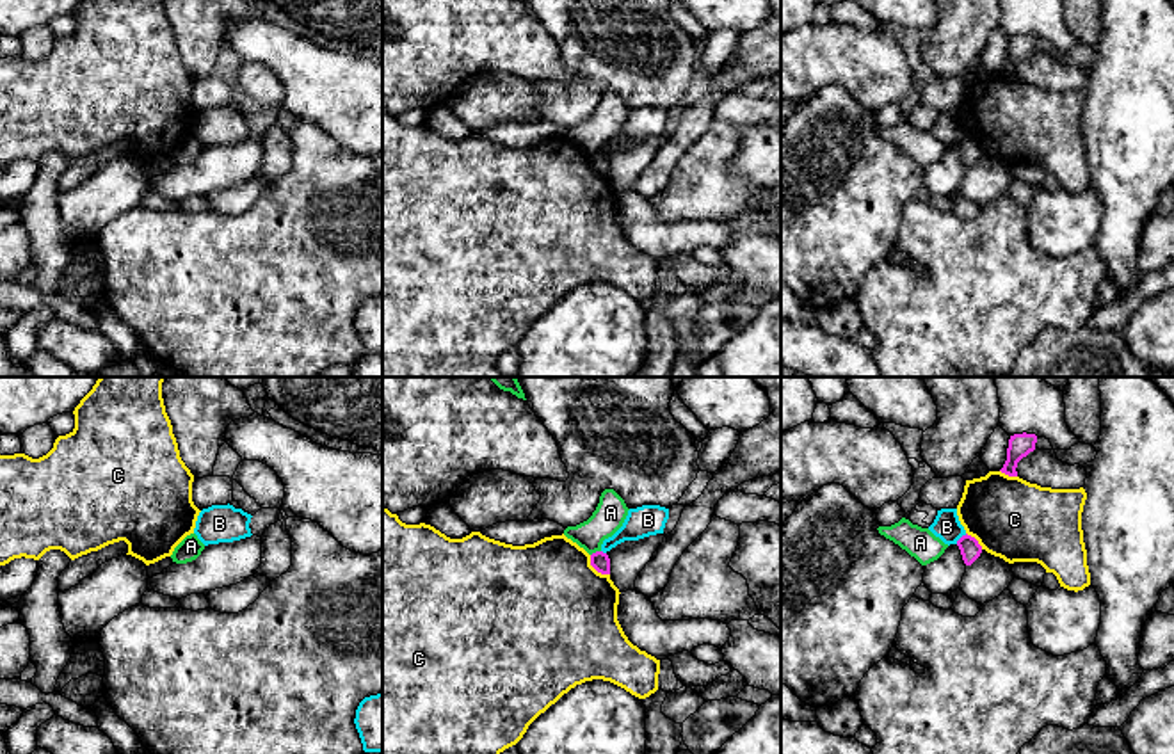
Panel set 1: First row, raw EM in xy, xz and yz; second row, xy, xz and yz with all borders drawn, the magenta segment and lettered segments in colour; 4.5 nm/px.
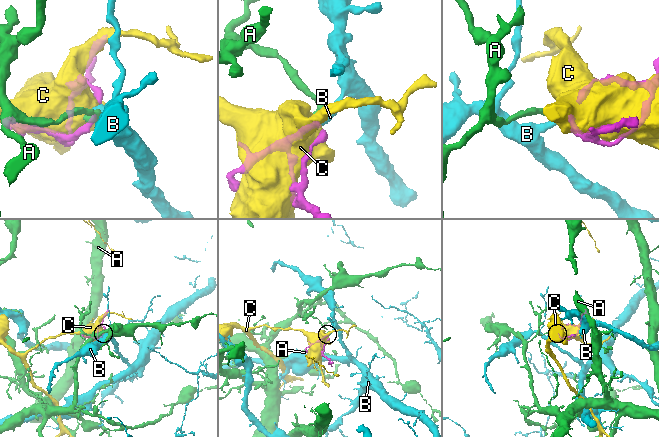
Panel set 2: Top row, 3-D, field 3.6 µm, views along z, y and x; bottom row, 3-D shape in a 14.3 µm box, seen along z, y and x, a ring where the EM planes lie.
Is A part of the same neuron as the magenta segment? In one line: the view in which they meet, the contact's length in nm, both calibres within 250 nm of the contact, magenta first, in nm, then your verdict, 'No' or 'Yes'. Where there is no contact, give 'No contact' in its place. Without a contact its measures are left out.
Touches magenta in xz. Shared border 50 nm. Thickness 90 nm (magenta) against 140 nm. No

